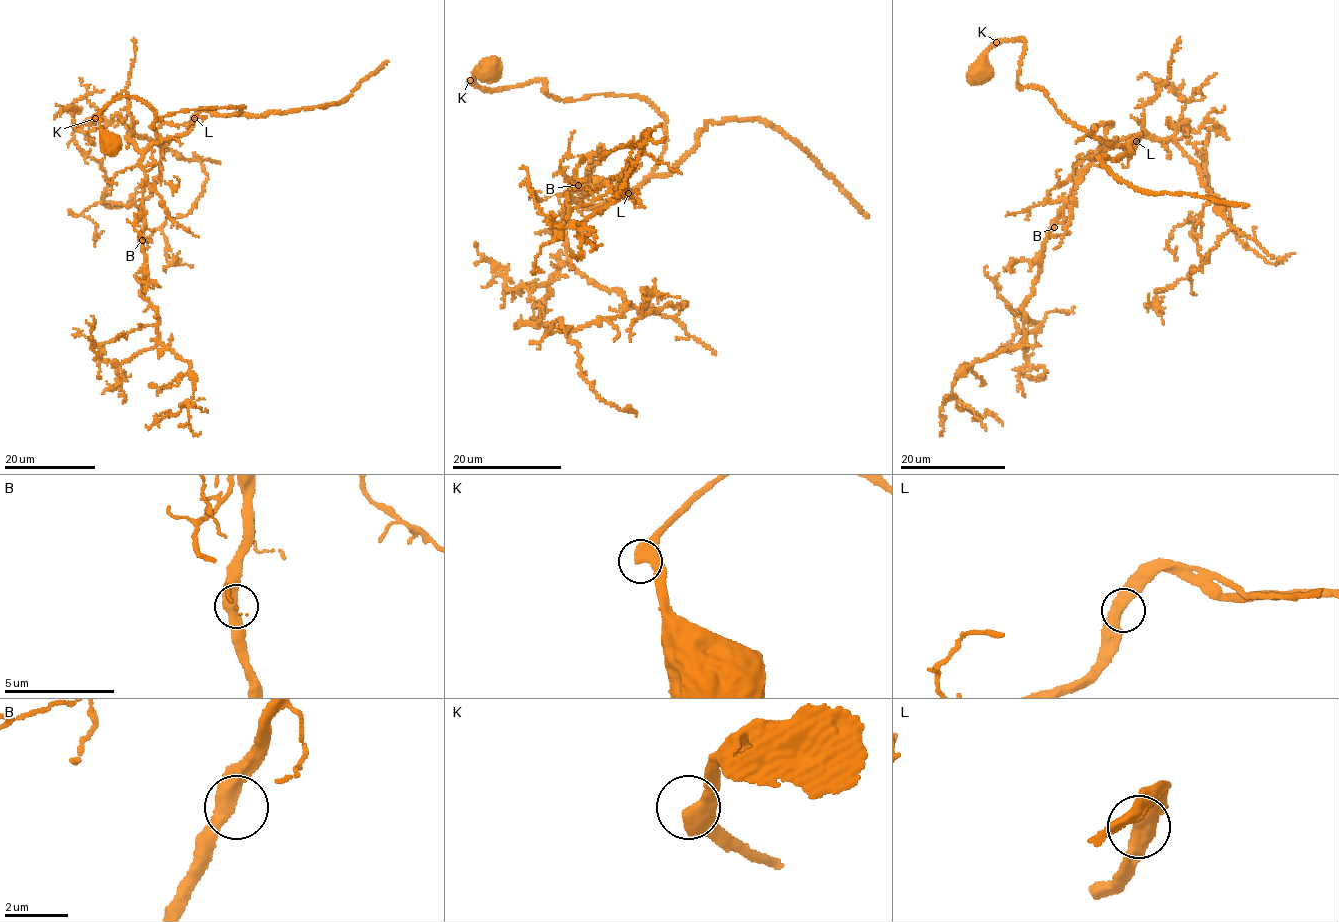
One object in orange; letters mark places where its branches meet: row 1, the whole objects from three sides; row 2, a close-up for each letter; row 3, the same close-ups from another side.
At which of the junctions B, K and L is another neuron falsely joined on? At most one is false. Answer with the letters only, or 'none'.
none

